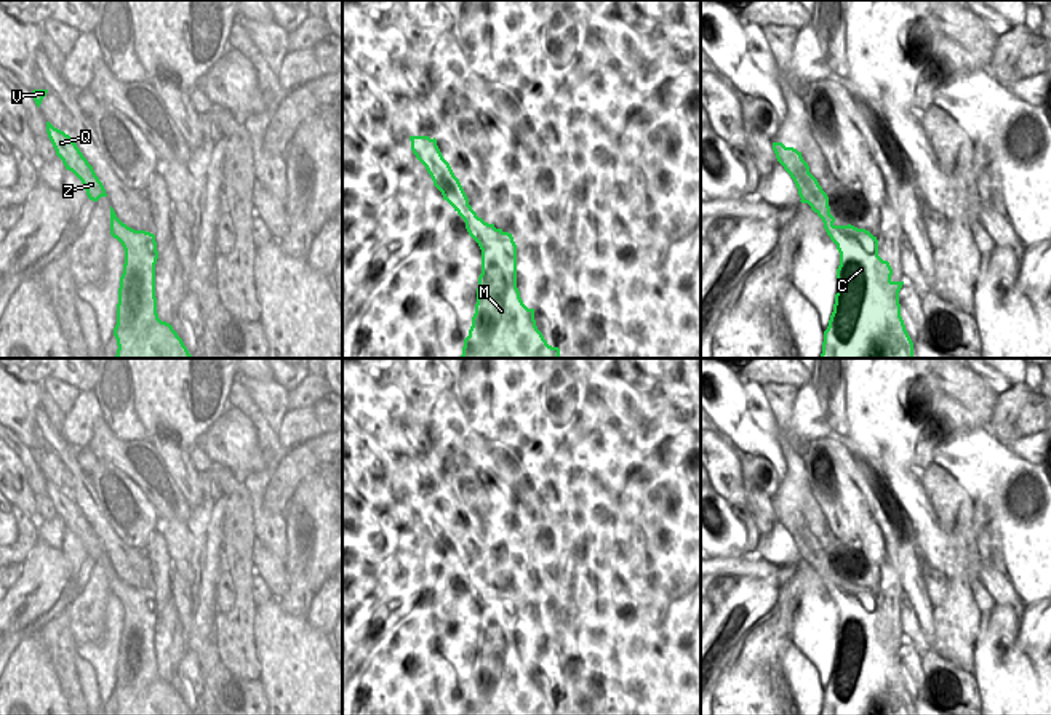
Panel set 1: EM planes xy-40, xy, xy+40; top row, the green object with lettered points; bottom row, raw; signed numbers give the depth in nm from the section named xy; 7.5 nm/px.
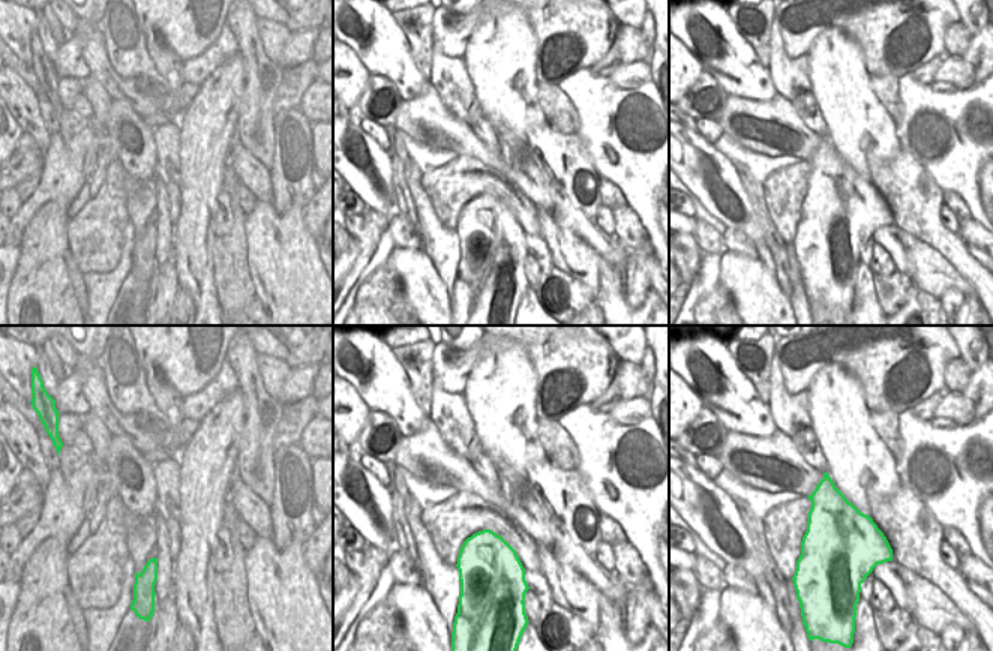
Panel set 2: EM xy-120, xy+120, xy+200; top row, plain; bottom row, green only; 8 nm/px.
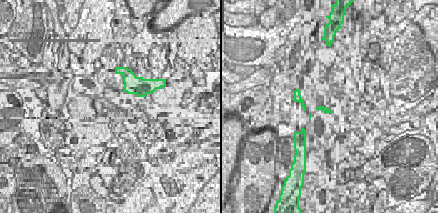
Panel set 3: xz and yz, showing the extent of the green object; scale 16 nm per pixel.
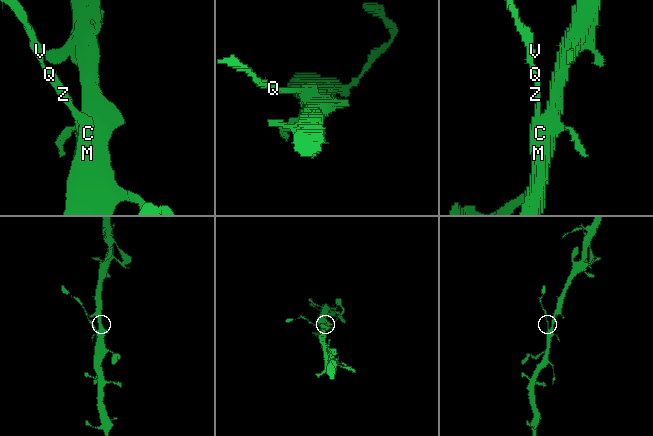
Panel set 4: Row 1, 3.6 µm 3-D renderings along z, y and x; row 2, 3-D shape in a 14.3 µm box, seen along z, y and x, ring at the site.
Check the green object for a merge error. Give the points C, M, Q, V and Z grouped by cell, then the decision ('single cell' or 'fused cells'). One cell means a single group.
groups C M Q V Z; single cell

